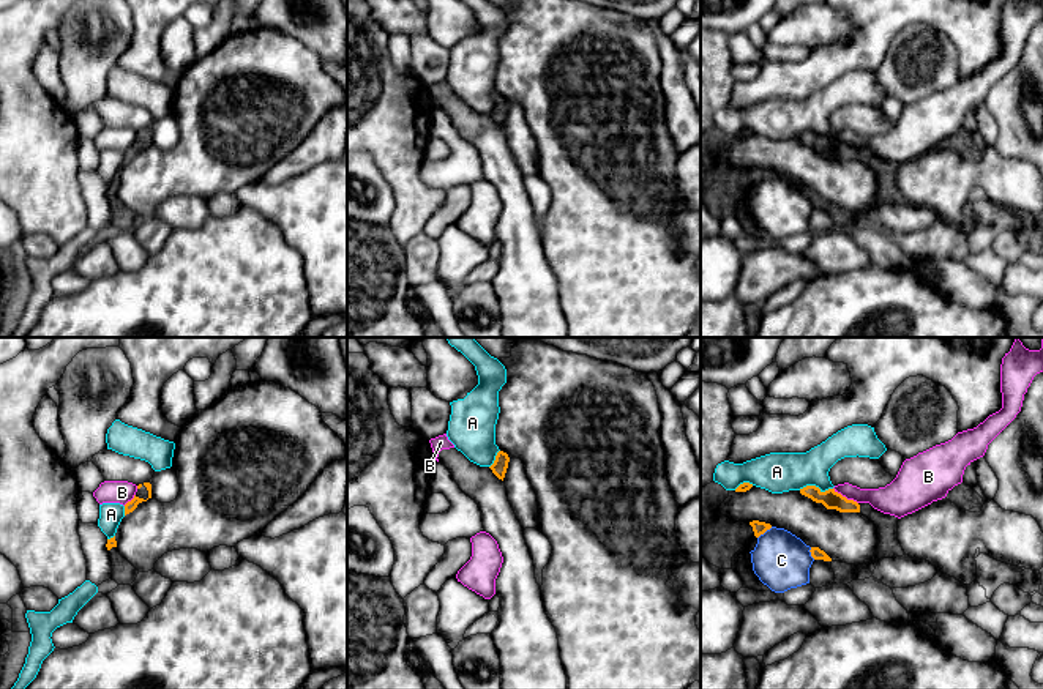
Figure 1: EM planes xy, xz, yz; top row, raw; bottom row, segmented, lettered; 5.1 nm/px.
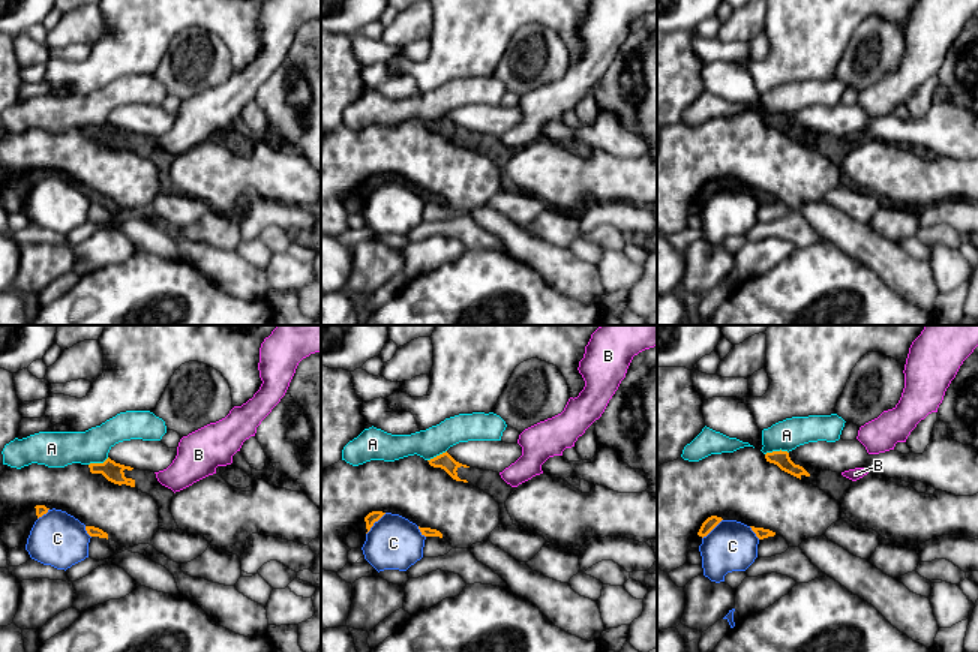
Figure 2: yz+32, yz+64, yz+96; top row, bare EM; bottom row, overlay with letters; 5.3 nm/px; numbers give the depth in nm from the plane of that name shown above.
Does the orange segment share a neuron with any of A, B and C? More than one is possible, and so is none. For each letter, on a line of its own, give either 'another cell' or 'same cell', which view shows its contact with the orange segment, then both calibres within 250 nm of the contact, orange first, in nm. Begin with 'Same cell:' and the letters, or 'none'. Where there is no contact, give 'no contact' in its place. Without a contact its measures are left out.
Same cell: none
A: another cell; contact in yz; calibres 100 and 200 nm
B: another cell; contact in yz; calibres 100 and 160 nm
C: another cell; contact in yz; calibres 70 and 280 nm

